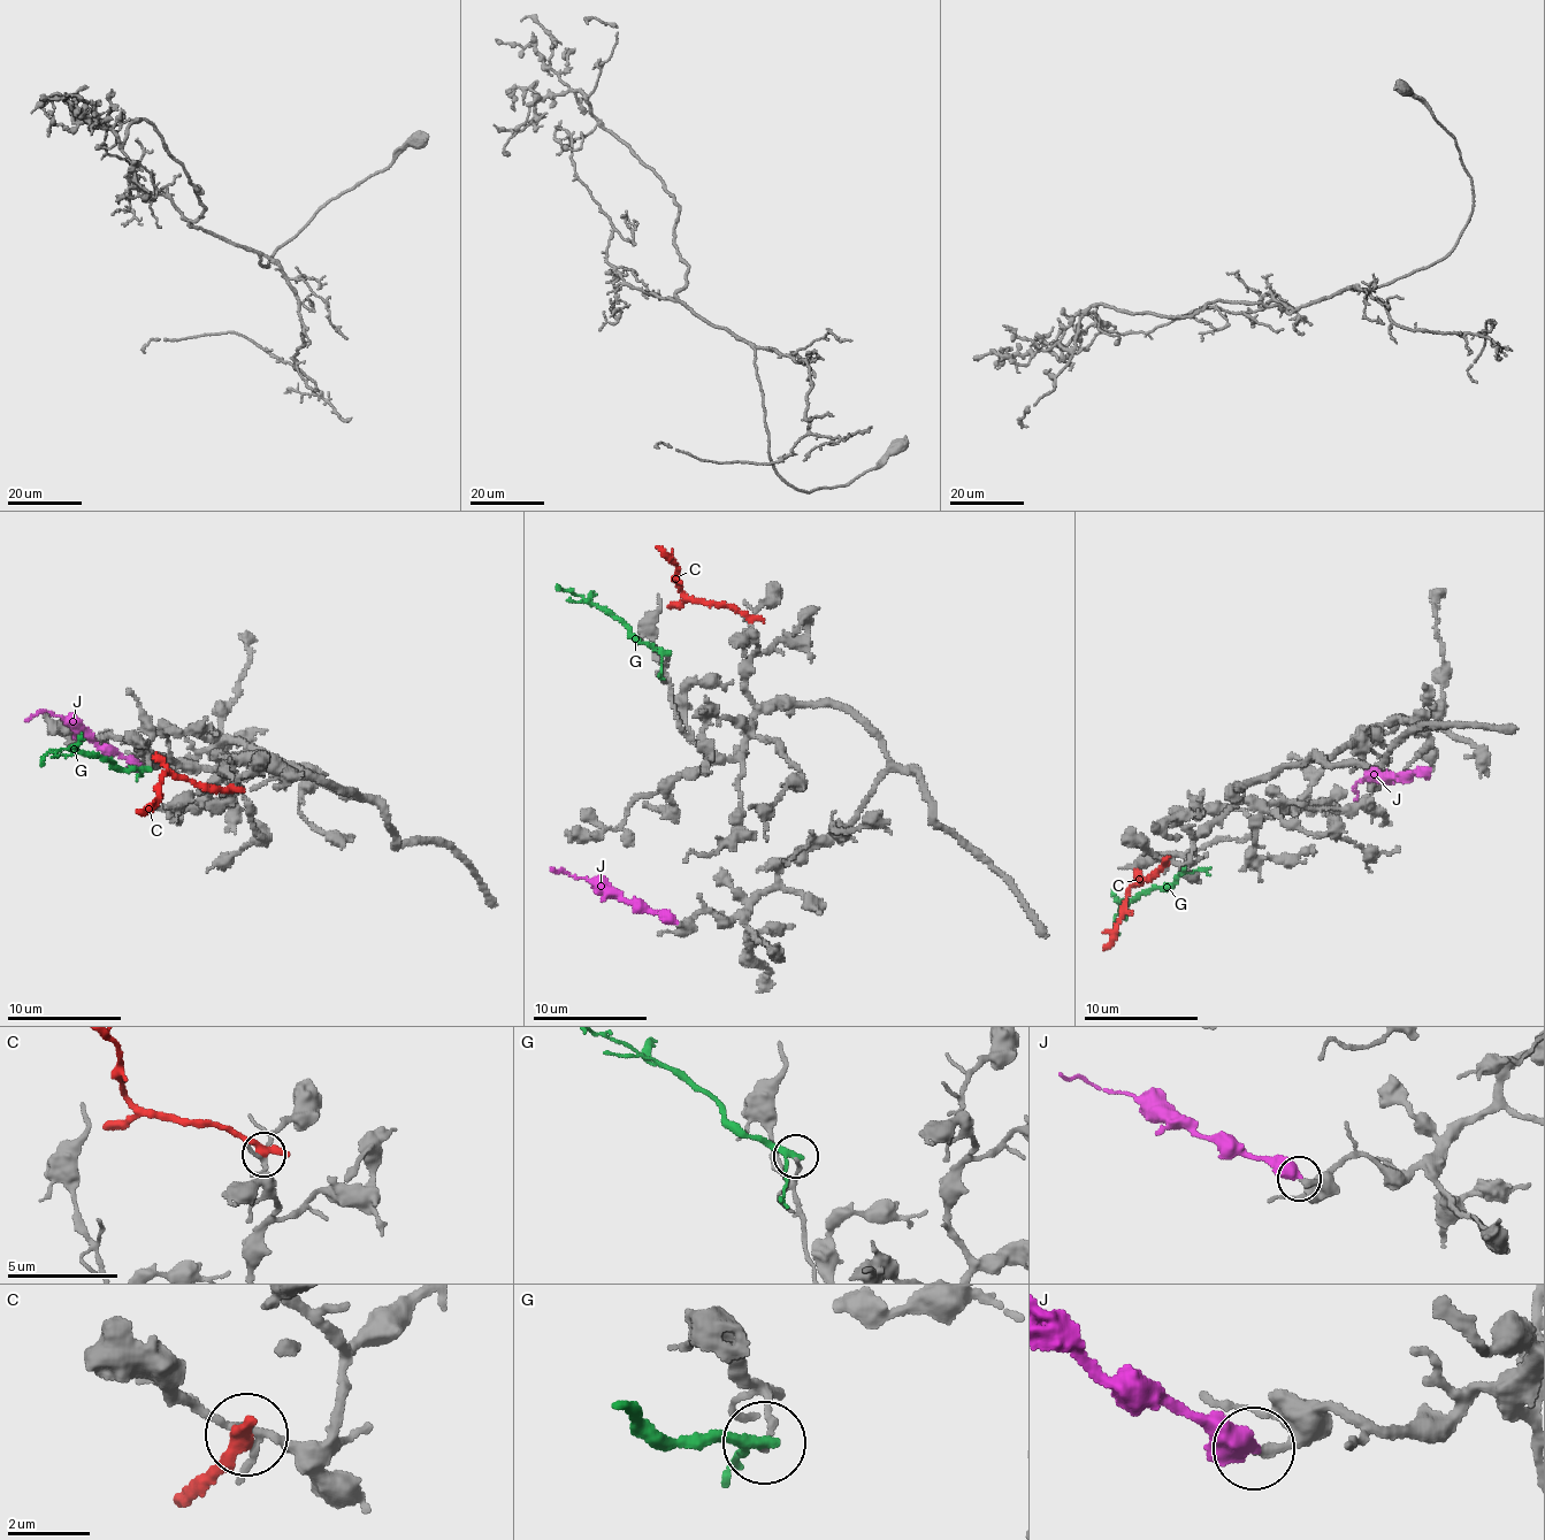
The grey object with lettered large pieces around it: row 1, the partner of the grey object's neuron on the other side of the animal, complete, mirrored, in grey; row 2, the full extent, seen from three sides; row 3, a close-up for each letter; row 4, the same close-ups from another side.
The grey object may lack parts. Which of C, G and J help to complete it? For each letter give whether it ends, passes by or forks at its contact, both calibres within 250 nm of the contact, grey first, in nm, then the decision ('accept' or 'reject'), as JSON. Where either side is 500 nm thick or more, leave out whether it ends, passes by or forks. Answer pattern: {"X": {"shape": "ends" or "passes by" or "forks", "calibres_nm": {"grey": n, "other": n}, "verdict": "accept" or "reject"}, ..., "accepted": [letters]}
{"C": {"shape": "ends", "calibres_nm": {"grey": 160, "other": 440}, "verdict": "reject"}, "G": {"shape": "passes by", "calibres_nm": {"grey": 170, "other": 240}, "verdict": "reject"}, "J": {"calibres_nm": {"grey": 240, "other": 550}, "verdict": "accept"}, "accepted": ["J"]}

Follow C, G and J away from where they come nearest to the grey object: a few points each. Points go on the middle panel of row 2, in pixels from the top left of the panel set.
C: (752, 619), (729, 607), (693, 602), (679, 587), (677, 568), (656, 546)
G: (667, 653), (642, 643), (586, 599), (557, 585)
J: (674, 924), (640, 911), (619, 895), (607, 894), (583, 878), (551, 867)

